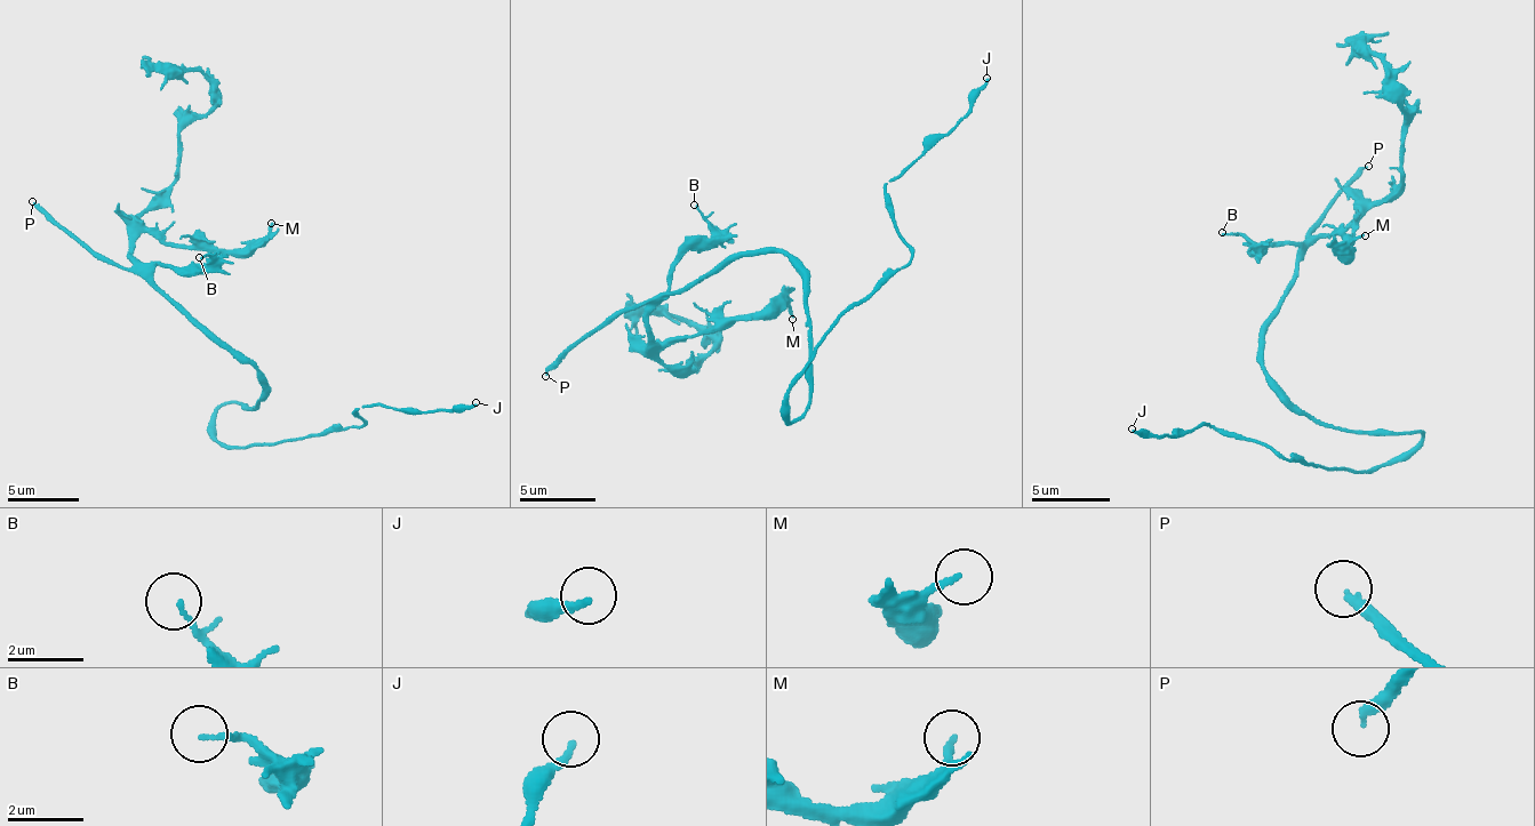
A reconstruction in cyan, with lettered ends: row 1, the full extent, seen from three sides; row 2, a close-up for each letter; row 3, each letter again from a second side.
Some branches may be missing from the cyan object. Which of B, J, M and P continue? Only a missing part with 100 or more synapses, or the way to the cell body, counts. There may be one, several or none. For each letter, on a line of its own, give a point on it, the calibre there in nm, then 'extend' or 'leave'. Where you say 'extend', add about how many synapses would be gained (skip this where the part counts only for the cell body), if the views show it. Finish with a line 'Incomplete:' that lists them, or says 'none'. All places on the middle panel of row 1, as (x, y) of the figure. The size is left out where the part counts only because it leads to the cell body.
B: place (694, 205); calibre 120 nm; leave
J: place (986, 78); calibre 200 nm; leave
M: place (792, 319); calibre 160 nm; leave
P: place (545, 376); calibre 240 nm; extend; 200 synapses
Incomplete: P

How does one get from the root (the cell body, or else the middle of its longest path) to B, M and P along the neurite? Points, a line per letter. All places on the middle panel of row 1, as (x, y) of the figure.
B: (808, 309), (801, 272), (774, 254), (740, 251), (677, 293), (665, 293), (672, 269), (711, 237), (694, 205)
M: (808, 309), (801, 272), (782, 255), (740, 251), (654, 307), (648, 333), (678, 343), (788, 306), (792, 319)
P: (808, 309), (801, 272), (782, 255), (741, 251), (687, 287), (624, 309), (567, 352), (545, 376)

